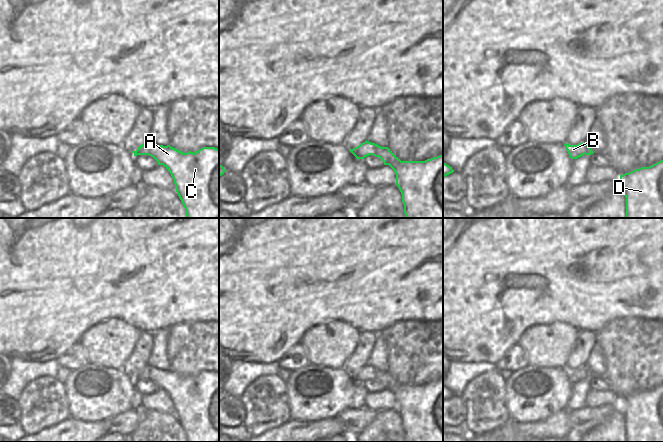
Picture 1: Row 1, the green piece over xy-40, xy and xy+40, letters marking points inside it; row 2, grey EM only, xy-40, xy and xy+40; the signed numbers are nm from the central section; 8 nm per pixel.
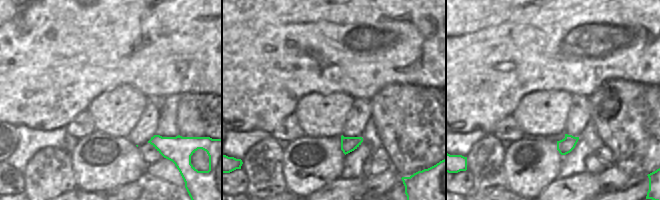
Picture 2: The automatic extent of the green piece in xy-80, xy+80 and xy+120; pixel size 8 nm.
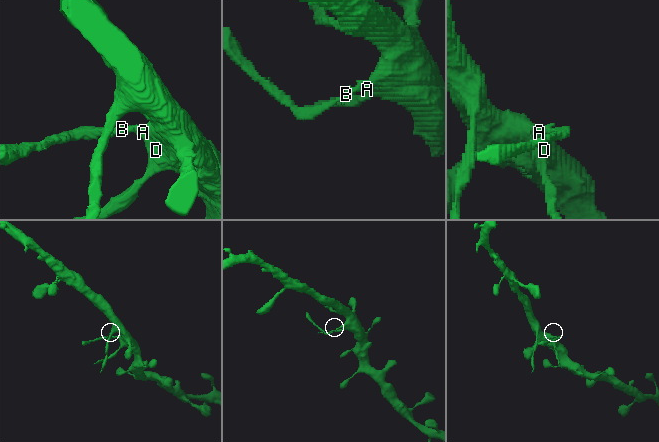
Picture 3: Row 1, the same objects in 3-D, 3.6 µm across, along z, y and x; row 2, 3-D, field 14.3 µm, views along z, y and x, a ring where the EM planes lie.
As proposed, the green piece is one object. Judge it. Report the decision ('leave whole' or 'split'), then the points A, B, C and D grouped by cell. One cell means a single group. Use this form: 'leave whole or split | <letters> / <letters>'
split | A C D / B

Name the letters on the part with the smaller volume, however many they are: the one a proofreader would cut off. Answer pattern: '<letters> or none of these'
B.

